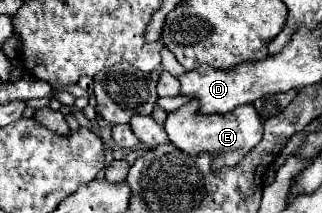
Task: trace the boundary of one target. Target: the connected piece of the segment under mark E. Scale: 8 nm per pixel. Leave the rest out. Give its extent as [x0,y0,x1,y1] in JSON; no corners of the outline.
[166,101,262,169]

